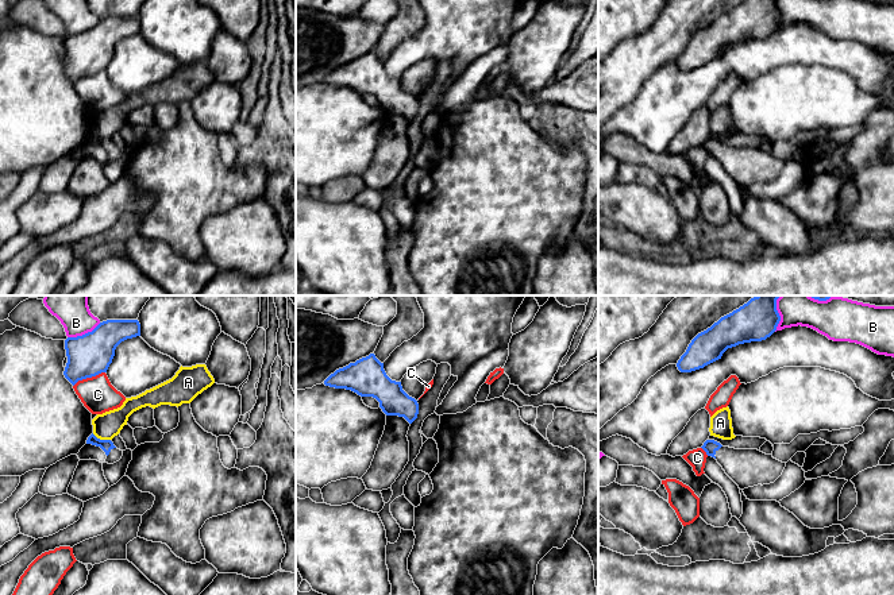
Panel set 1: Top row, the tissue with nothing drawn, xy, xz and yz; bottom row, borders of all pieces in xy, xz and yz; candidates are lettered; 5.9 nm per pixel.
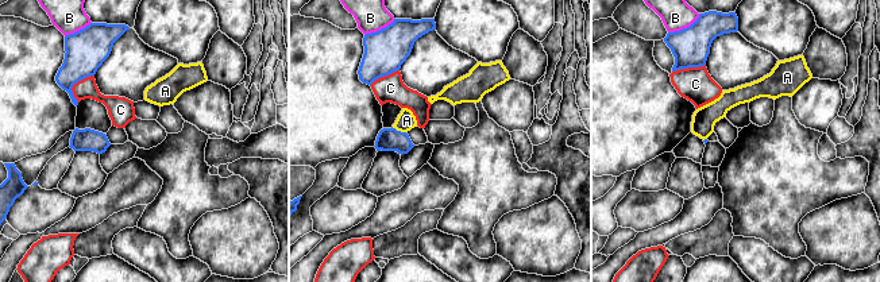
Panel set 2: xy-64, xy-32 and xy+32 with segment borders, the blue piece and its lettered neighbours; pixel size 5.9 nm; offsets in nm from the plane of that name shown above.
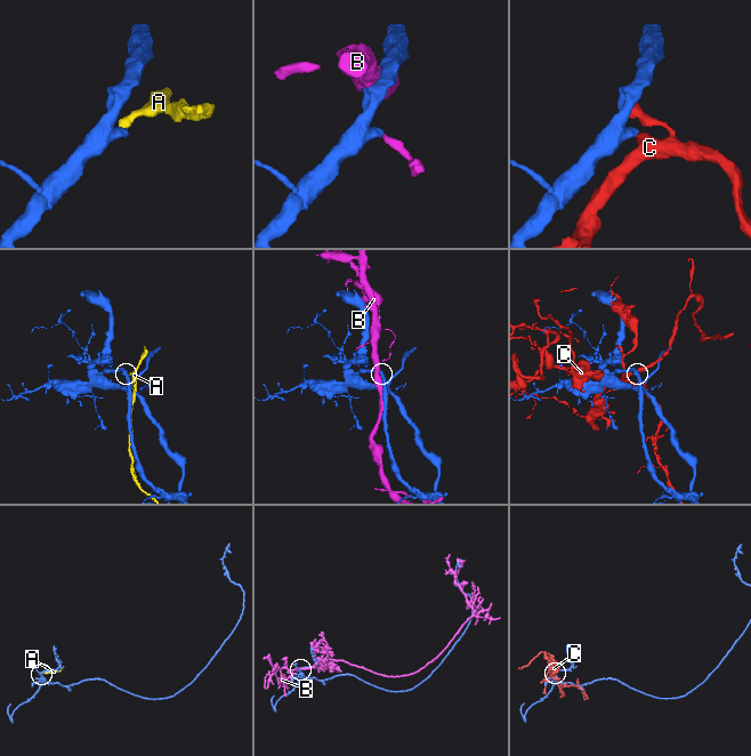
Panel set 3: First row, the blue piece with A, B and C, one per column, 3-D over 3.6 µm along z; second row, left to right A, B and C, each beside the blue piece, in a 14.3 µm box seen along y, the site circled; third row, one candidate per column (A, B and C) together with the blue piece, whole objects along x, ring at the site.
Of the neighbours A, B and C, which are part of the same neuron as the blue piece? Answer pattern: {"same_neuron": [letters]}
{"same_neuron": []}

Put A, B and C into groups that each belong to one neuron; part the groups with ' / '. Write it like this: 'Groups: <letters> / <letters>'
Groups: A / B / C

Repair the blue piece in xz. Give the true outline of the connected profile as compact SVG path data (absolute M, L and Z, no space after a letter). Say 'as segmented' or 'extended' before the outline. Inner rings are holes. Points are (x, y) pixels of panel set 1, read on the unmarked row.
as segmented; M374 51L336 67L324 82L351 88L361 94L373 94L386 113L404 115L409 121L417 116L417 98L402 88L401 80L386 73L384 61Z

